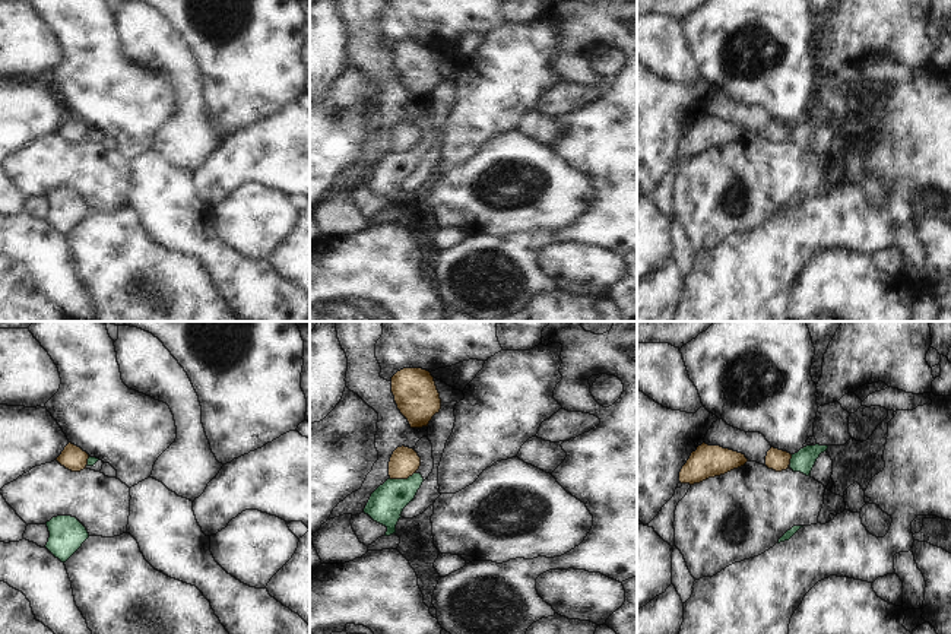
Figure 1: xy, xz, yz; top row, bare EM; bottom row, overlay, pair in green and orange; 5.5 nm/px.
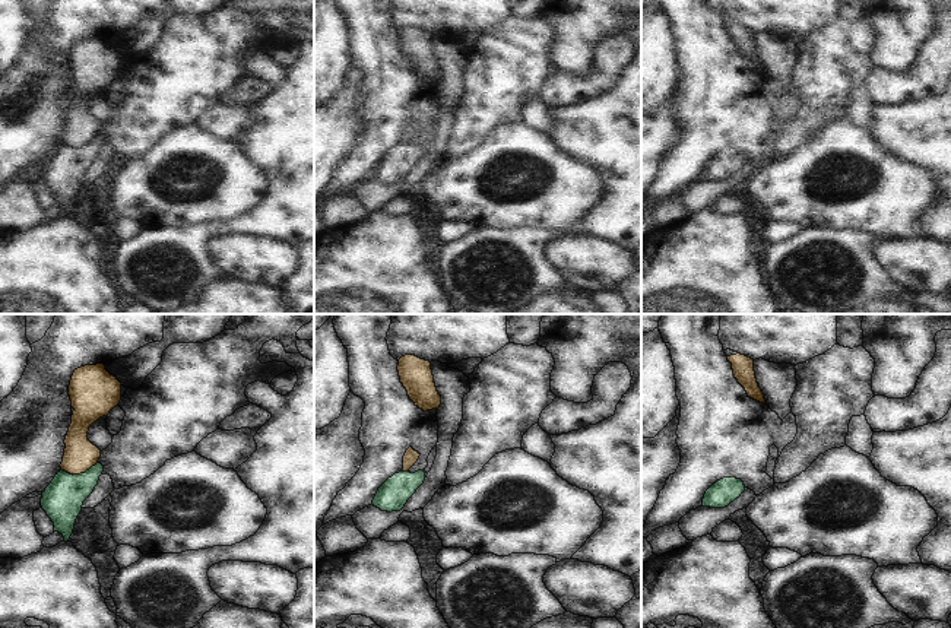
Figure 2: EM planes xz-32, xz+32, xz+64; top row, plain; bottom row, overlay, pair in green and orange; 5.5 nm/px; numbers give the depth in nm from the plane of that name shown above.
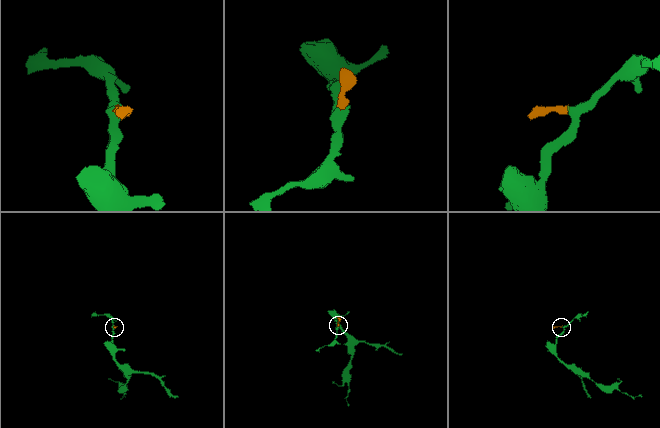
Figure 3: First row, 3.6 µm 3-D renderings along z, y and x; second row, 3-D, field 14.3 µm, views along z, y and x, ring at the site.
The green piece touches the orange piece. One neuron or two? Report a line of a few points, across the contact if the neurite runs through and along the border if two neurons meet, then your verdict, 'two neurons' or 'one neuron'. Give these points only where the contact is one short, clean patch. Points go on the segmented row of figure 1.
line xz (415, 472), (406, 478), (389, 478); two neurons

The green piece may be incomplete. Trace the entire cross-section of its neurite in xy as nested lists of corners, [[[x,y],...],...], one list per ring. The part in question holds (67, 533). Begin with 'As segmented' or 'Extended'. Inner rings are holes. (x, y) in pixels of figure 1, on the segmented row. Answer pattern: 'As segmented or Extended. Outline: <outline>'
As segmented. Outline: [[[57,516],[45,523],[50,532],[45,548],[66,562],[89,538],[86,527],[72,516]]]

